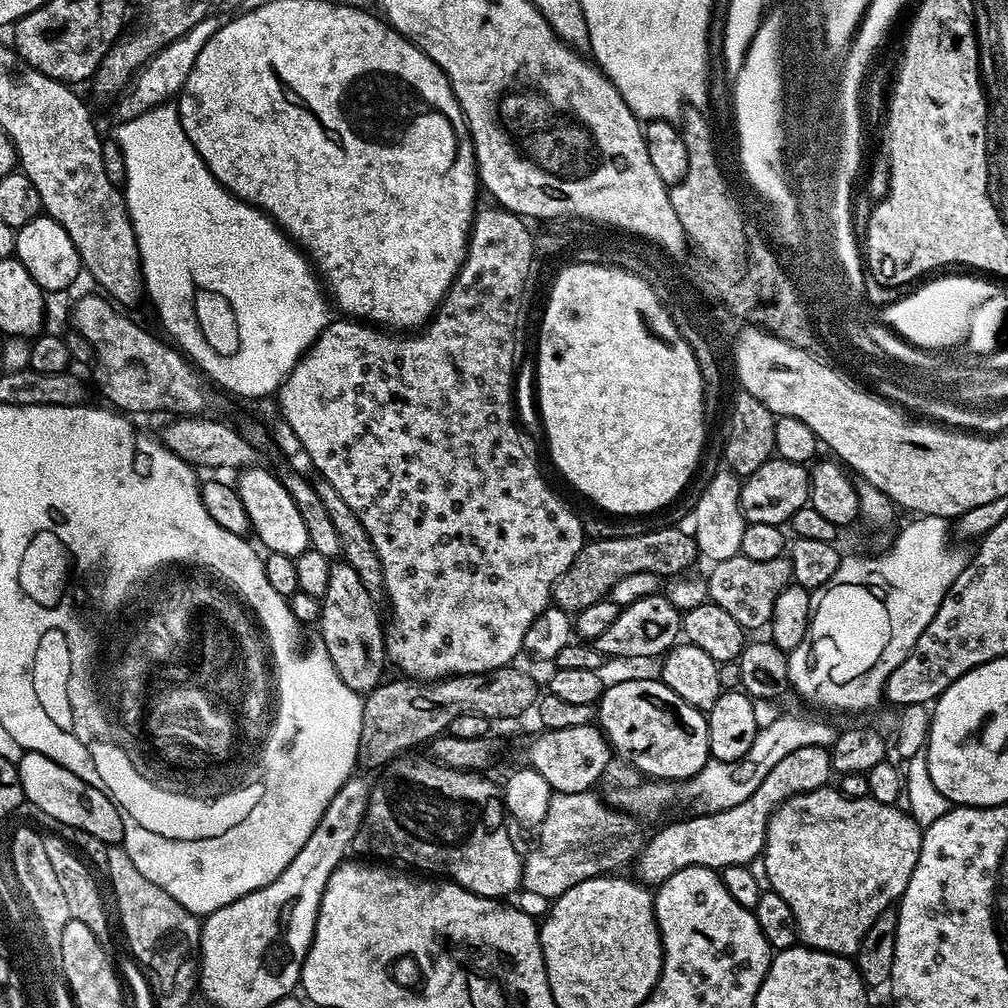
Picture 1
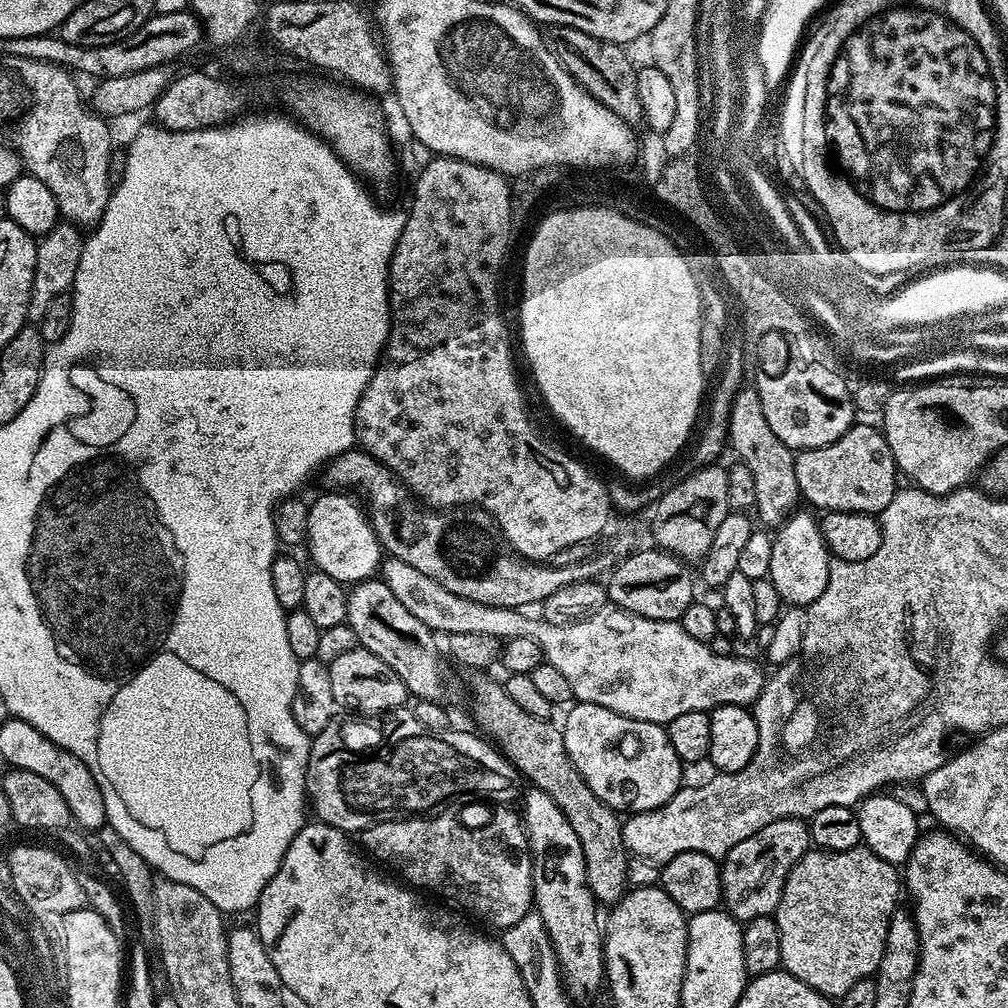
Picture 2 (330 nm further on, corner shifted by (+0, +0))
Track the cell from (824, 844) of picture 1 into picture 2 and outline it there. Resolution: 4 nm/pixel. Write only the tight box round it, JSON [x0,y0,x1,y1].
[774,846,902,998]

